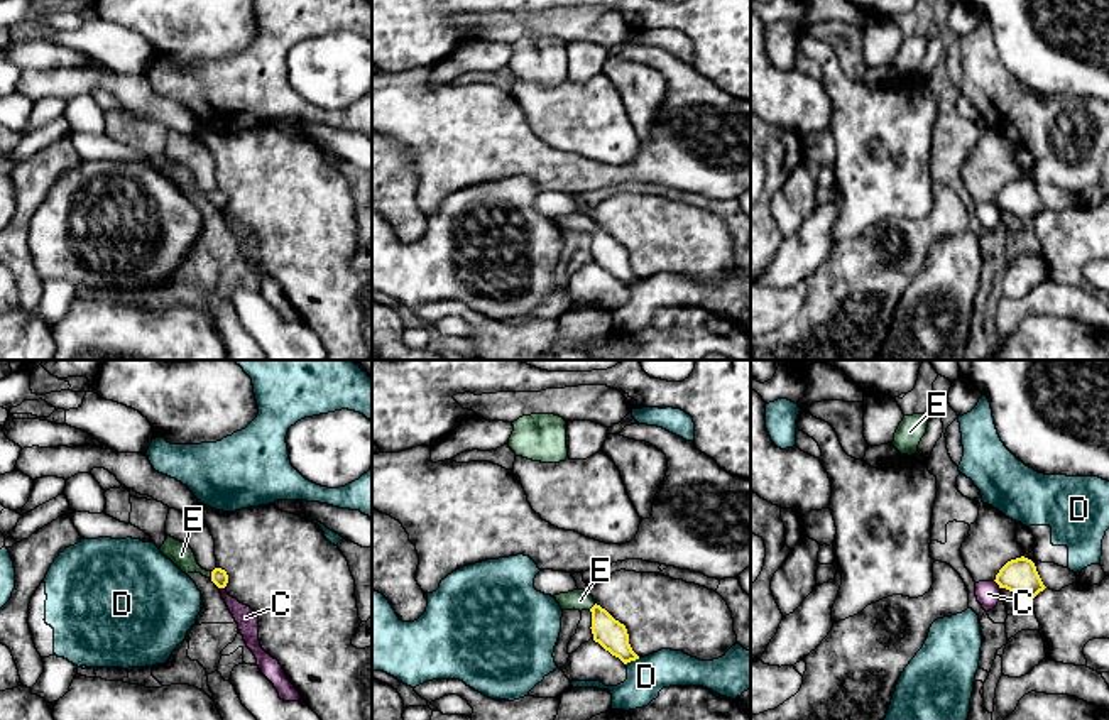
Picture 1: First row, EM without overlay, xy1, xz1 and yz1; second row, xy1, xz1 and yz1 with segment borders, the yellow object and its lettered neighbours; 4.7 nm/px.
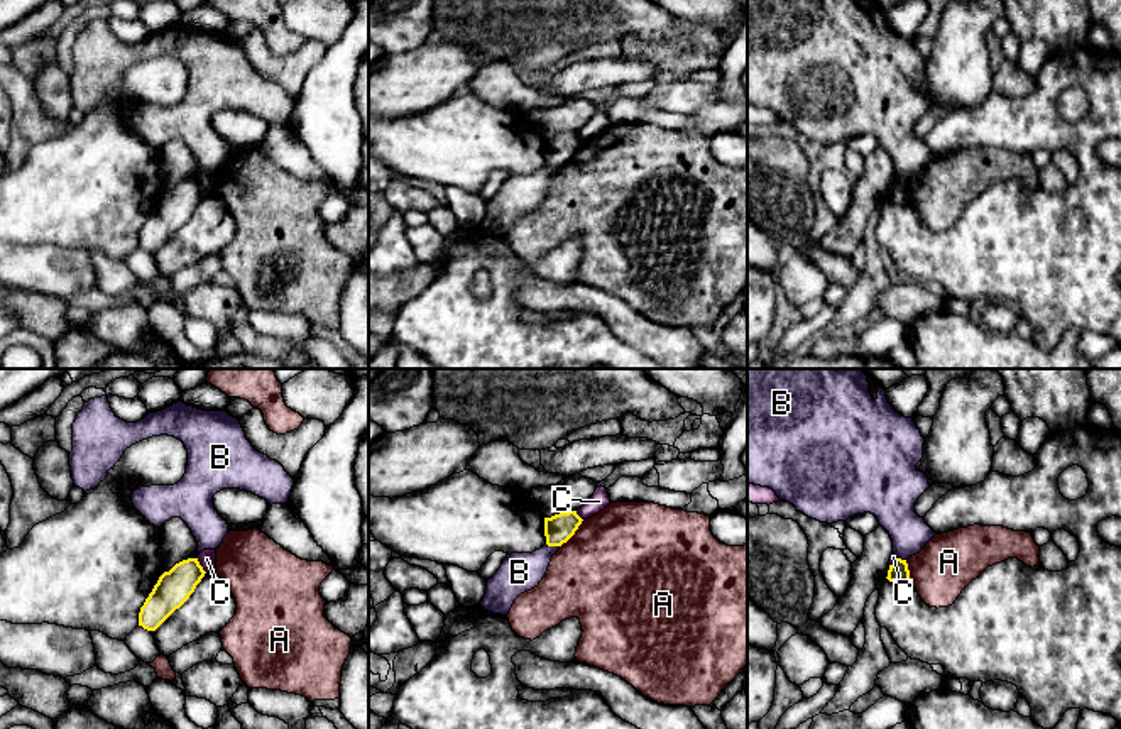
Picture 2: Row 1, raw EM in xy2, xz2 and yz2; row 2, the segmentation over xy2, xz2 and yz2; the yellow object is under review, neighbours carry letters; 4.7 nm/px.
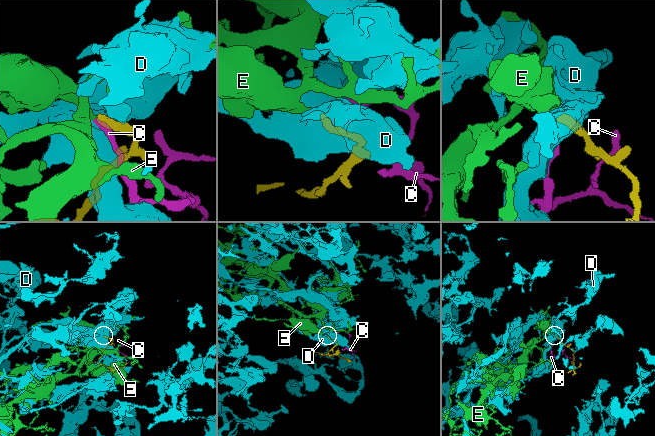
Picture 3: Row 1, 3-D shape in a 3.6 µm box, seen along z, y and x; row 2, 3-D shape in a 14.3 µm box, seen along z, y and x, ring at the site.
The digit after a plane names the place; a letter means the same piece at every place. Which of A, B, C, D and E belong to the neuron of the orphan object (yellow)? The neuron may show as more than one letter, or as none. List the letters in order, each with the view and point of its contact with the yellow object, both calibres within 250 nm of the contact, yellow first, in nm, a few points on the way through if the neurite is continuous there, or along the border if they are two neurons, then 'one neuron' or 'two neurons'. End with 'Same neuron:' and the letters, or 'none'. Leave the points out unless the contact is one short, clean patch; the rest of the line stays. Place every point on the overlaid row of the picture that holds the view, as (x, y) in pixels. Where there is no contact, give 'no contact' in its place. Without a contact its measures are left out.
A: contact xz2 (574, 533); calibres 140 and 500 nm; border xz2 (584, 520), (560, 547); two neurons
B: contact xz2 (553, 545); calibres 140 and 190 nm; two neurons
C: contact xy2 (200, 565); calibres 170 and 90 nm; two neurons
D: contact xz1 (633, 660); calibres 150 and 190 nm; border xz1 (639, 658), (626, 665); two neurons
E: contact xy1 (212, 575); calibres 80 and 110 nm; way xy1 (218, 577), (212, 575), (193, 567), (181, 555); one neuron
Same neuron: E

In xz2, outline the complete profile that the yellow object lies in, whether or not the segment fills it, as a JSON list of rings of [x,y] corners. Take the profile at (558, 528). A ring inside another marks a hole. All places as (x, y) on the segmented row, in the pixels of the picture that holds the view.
[[[577,511],[560,512],[551,518],[544,518],[546,545],[561,546],[575,534],[582,521],[583,519],[577,514]]]

